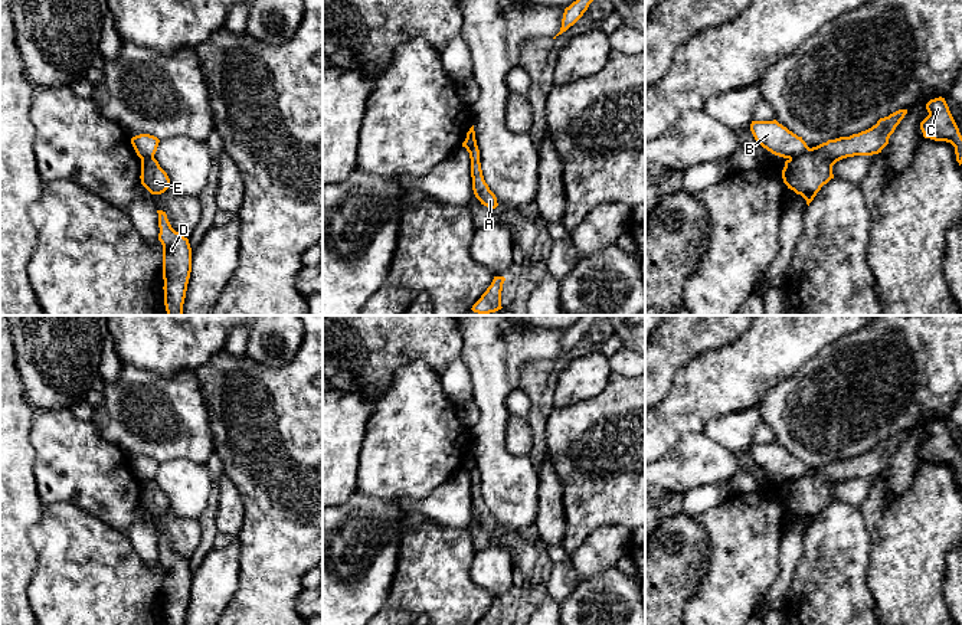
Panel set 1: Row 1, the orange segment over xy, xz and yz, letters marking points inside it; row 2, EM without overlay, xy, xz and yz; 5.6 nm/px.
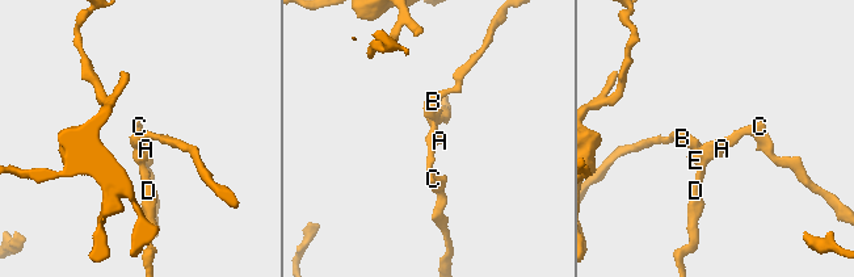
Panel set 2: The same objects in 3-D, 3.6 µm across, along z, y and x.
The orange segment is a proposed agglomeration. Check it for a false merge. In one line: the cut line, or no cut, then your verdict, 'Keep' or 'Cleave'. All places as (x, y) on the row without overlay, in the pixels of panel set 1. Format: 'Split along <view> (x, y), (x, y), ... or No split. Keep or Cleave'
Split along yz (810, 471), (789, 481). Cleave

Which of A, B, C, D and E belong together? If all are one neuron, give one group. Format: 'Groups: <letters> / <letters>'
Groups: A C D E / B

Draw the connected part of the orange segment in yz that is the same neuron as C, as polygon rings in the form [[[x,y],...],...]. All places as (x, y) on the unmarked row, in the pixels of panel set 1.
[[[939,419],[926,426],[929,438],[920,445],[925,461],[946,464],[955,469],[956,484],[962,487],[962,458],[949,433],[945,421]]]

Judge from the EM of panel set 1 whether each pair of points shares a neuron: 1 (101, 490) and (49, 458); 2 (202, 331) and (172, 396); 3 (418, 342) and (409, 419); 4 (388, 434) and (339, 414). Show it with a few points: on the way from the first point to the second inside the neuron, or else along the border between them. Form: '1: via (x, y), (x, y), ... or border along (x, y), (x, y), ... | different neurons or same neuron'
1: via (88, 477), (69, 458), (62, 458) | same neuron
2: border along (149, 370), (166, 376), (183, 370), (193, 372) | different neurons
3: border along (439, 375), (425, 362), (411, 360), (390, 380) | different neurons
4: border along (375, 403), (359, 458) | different neurons

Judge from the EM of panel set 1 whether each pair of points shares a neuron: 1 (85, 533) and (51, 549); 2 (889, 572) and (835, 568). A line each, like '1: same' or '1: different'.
1: same
2: different

